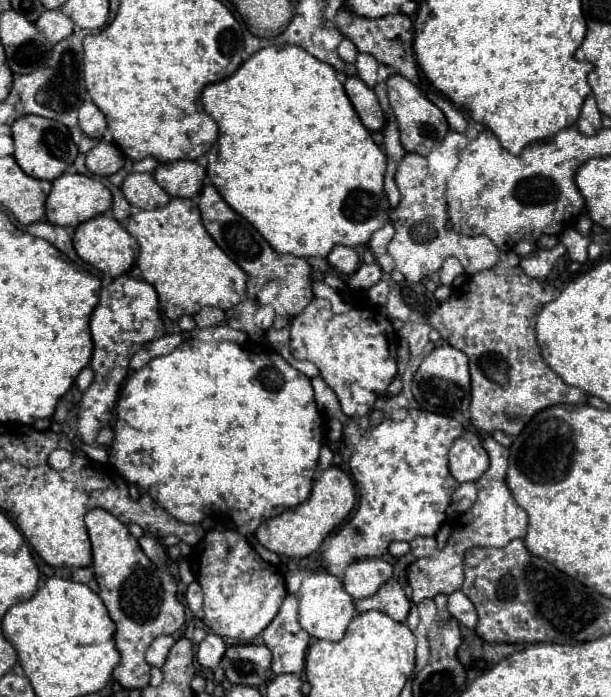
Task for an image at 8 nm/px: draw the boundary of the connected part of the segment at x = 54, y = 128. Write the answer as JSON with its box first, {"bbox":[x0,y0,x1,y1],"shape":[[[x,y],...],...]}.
{"bbox":[11,115,79,181],"shape":[[[23,115],[11,125],[11,137],[15,141],[15,161],[17,165],[35,179],[49,179],[53,181],[59,177],[77,157],[79,149],[71,139],[71,131],[67,125],[39,117],[39,115]]]}

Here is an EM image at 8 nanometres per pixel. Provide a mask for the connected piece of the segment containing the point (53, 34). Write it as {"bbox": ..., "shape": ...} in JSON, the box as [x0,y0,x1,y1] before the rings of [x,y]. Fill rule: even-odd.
{"bbox":[37,9,73,43],"shape":[[[45,9],[39,19],[37,19],[37,27],[39,31],[51,41],[51,43],[59,43],[61,39],[69,37],[73,33],[73,21],[61,13],[59,9]]]}

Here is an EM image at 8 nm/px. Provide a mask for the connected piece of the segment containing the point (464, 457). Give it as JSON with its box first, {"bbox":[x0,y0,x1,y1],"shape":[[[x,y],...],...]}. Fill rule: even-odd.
{"bbox":[449,431,487,483],"shape":[[[465,431],[453,441],[449,451],[449,469],[457,483],[477,481],[487,471],[487,465],[487,453],[471,431]]]}

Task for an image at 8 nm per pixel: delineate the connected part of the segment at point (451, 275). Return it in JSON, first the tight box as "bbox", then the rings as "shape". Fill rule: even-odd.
{"bbox":[439,257,463,285],"shape":[[[448,257],[445,259],[445,263],[441,266],[439,271],[439,277],[441,277],[441,283],[445,285],[451,285],[451,281],[463,273],[463,267],[461,263],[455,257]]]}

